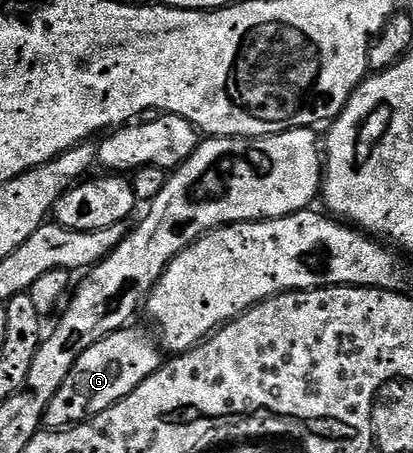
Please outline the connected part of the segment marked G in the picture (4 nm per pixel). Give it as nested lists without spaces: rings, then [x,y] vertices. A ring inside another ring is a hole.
[[[134,326],[123,327],[121,331],[96,341],[86,352],[81,353],[68,377],[64,378],[63,385],[48,403],[42,419],[47,428],[73,427],[75,423],[91,419],[96,413],[104,413],[104,409],[128,397],[128,393],[132,393],[140,381],[152,377],[152,373],[158,371],[164,362],[164,351],[159,340],[151,332],[150,336],[144,328]]]

